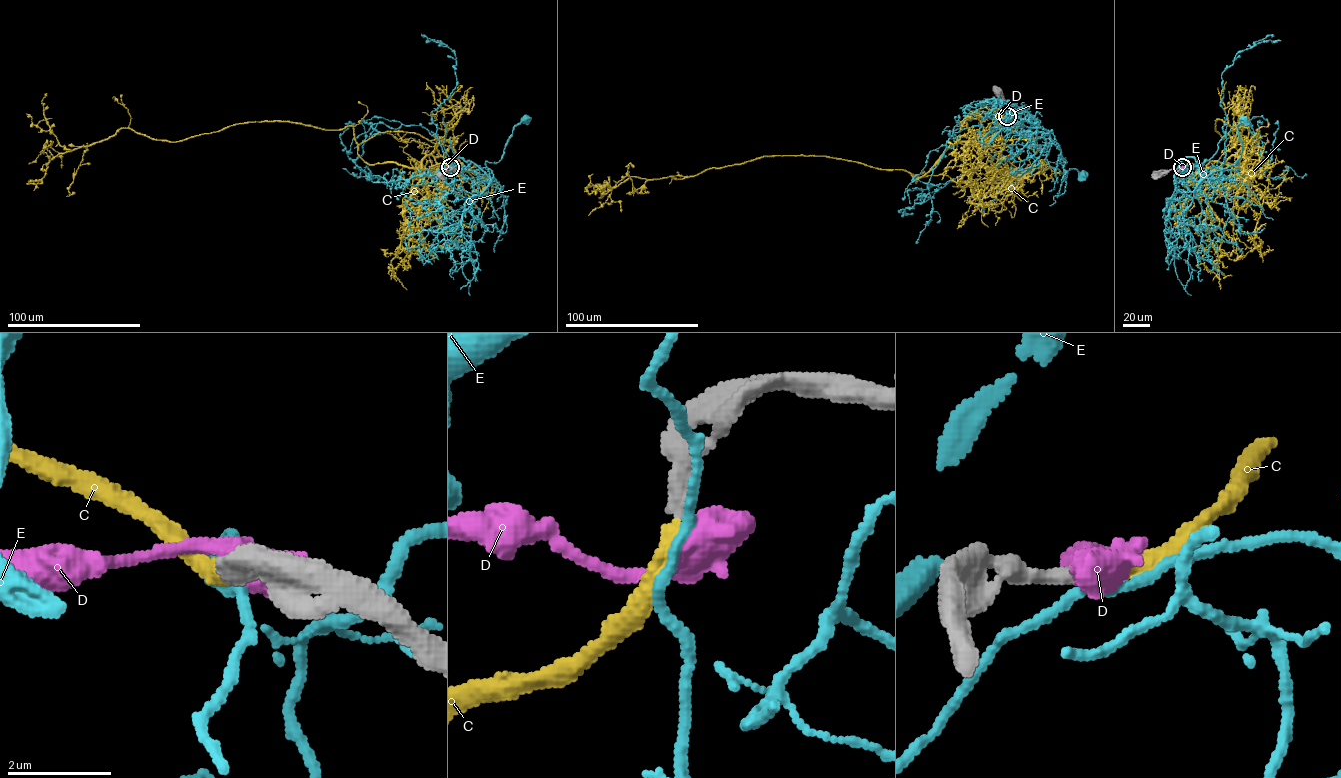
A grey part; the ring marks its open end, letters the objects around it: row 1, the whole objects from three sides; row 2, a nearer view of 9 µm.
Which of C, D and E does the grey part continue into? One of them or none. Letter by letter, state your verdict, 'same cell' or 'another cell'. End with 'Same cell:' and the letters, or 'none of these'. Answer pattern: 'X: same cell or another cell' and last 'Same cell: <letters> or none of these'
C: same cell
D: another cell
E: another cell
Same cell: C

